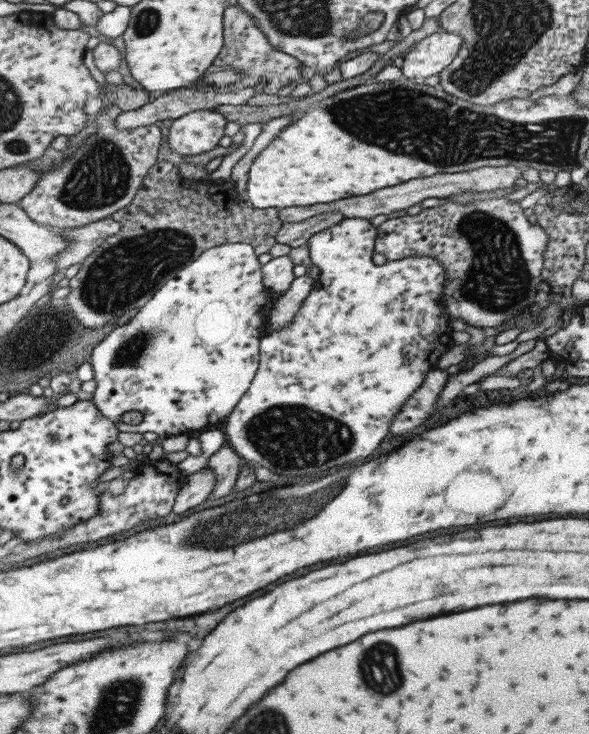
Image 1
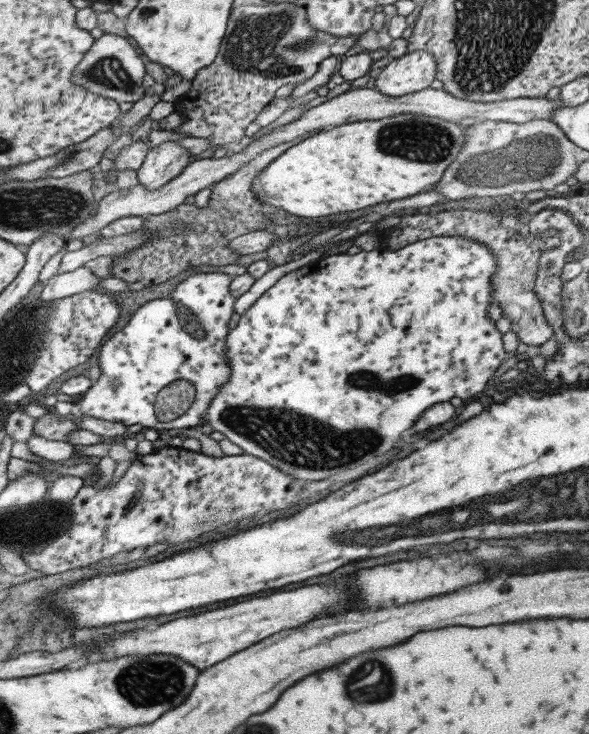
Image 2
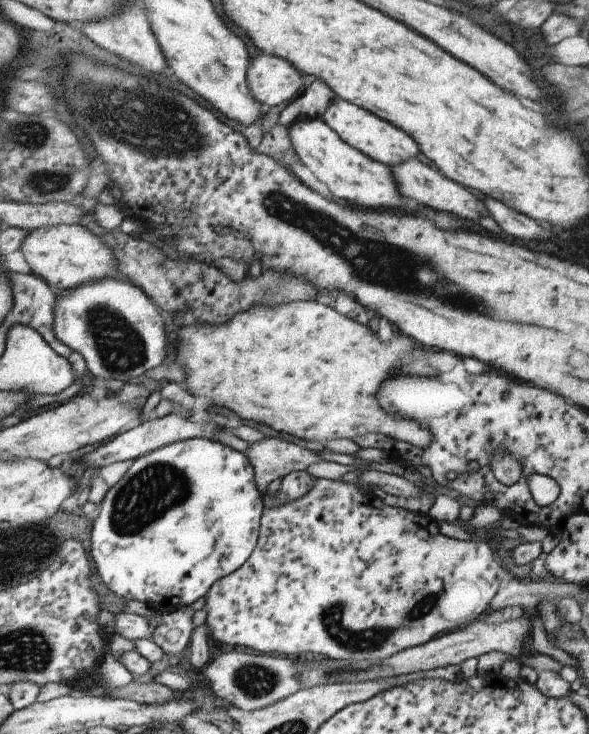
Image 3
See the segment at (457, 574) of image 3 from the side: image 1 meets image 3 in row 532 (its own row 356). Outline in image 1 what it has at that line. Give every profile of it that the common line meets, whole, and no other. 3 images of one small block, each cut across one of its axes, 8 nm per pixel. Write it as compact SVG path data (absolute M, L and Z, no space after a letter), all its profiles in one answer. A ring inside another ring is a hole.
M343 218L341 222L316 232L306 242L309 258L313 265L319 268L317 280L314 280L313 288L301 301L297 312L292 316L291 322L284 327L274 330L272 333L262 334L258 346L258 368L255 376L251 379L249 388L241 395L237 405L225 418L225 434L227 444L242 459L243 462L252 466L259 465L277 476L309 476L323 470L329 470L333 466L343 466L347 462L363 460L367 458L383 440L387 434L389 422L395 416L402 413L405 401L412 396L413 392L420 388L425 375L436 369L438 358L449 350L452 345L449 324L450 316L446 308L440 303L444 294L444 282L446 274L444 268L437 259L431 257L405 257L399 261L385 261L383 265L375 265L371 261L374 251L376 227L372 226L368 219Z

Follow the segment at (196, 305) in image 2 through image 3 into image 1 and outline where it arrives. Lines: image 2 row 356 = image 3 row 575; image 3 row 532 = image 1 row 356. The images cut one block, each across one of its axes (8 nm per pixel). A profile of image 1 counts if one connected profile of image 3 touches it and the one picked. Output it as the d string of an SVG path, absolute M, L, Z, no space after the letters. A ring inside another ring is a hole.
M227 243L224 245L208 248L197 256L191 264L181 268L173 278L165 282L153 296L138 308L137 313L122 326L113 328L110 333L106 333L101 341L96 341L92 347L88 362L93 367L93 380L95 388L92 394L93 405L105 418L108 418L118 432L154 432L158 438L170 437L173 435L183 435L192 430L199 430L203 426L213 427L221 418L225 418L237 405L241 395L249 388L251 379L255 376L258 368L258 346L259 339L263 334L263 324L272 307L271 291L263 286L261 269L257 262L257 256L251 246L245 243ZM137 411L141 413L141 421L131 425L119 421L125 412Z

